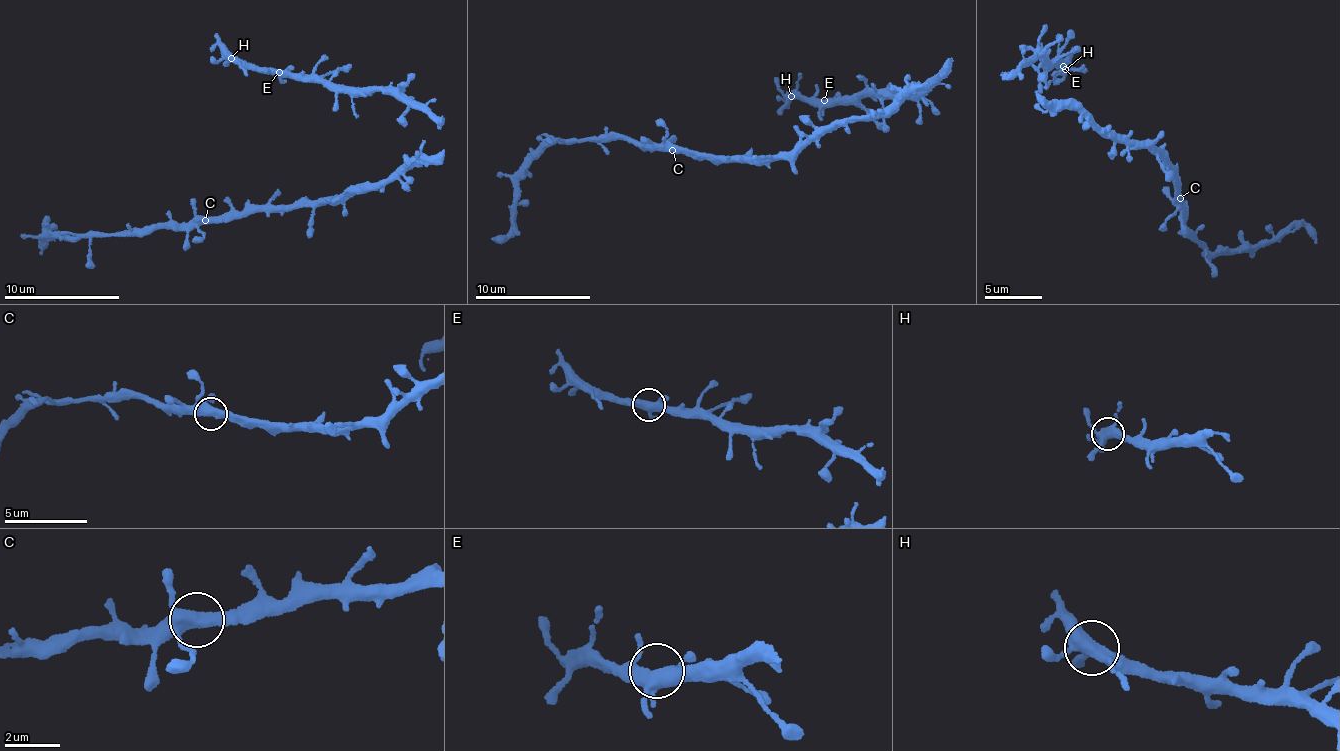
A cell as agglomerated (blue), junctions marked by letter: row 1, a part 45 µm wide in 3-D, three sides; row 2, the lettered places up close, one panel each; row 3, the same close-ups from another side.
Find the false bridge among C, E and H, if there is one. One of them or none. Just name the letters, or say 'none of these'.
none of these

